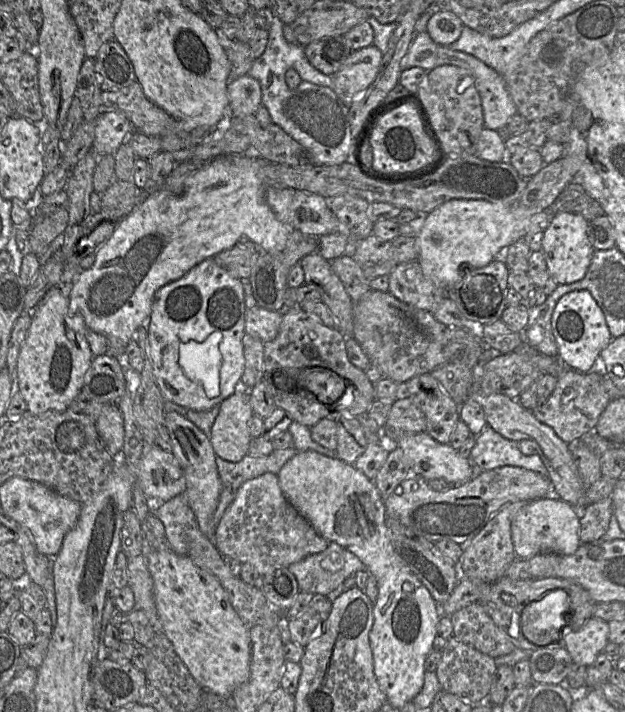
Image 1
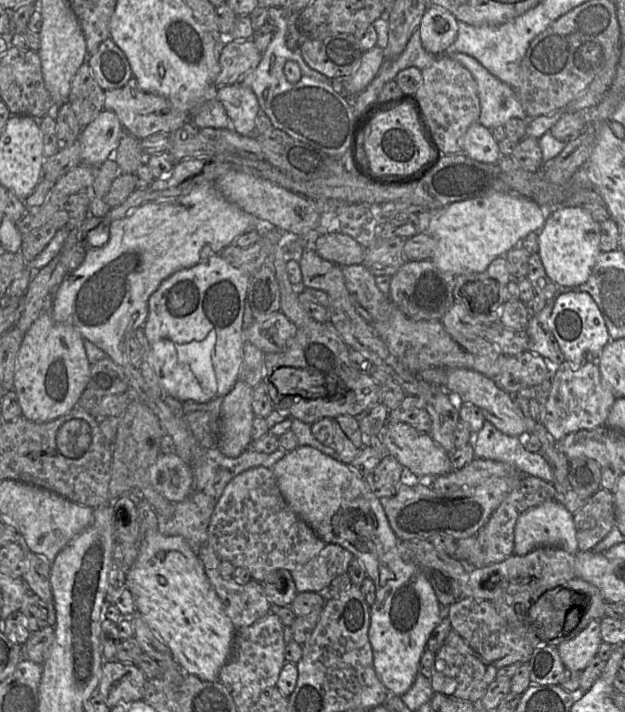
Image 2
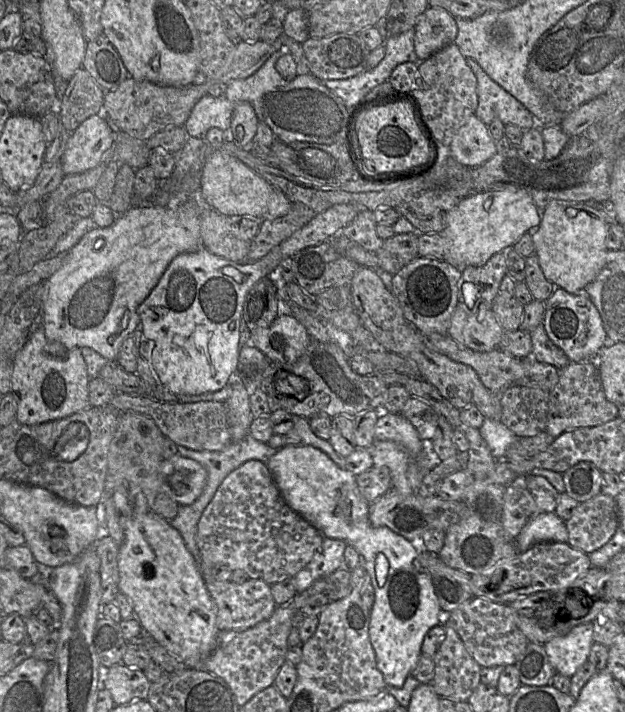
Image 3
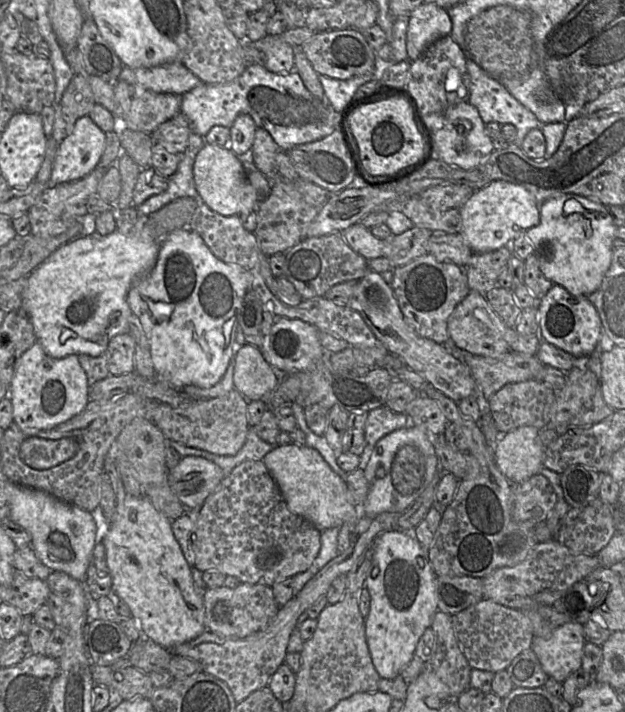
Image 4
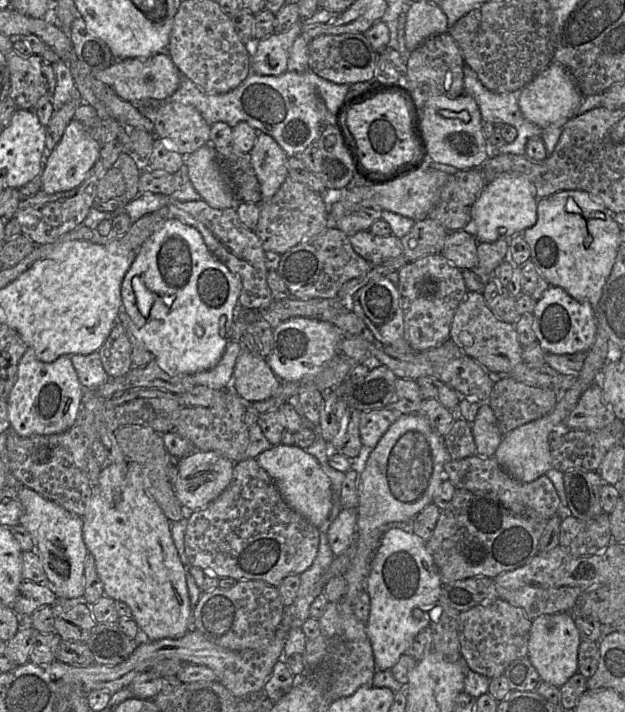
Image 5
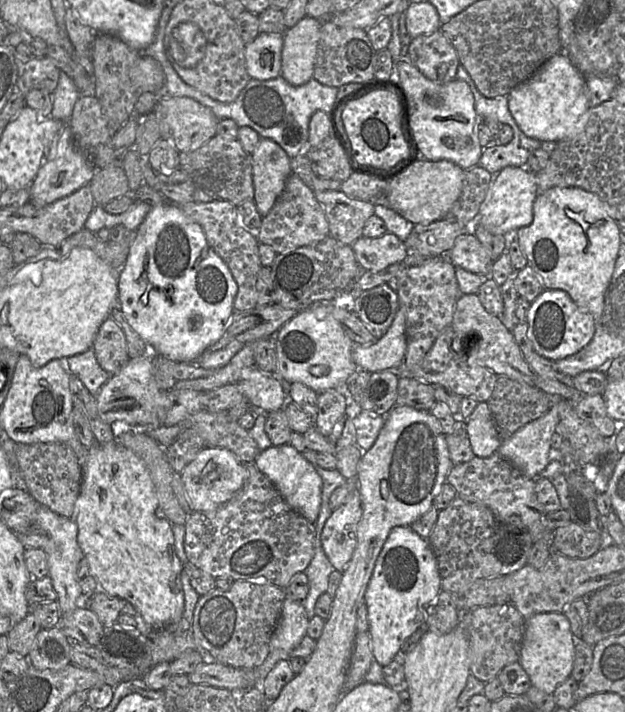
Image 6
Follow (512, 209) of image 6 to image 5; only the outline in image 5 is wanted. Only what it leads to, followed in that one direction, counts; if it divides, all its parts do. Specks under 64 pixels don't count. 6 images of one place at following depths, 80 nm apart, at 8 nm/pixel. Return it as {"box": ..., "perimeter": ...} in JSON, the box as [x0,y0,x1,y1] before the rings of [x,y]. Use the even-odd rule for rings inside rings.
{"box":[464,172,537,242],"perimeter":[[[505,172],[497,176],[481,192],[471,210],[471,221],[464,228],[478,241],[495,242],[523,231],[537,222],[537,194],[534,184],[525,176]]]}

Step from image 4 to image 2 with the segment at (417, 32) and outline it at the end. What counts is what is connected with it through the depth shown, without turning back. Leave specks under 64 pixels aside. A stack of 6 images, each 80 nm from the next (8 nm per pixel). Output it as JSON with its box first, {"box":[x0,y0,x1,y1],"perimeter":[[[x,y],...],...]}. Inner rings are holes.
{"box":[418,4,458,55],"perimeter":[[[430,4],[418,28],[425,50],[441,55],[451,50],[458,33],[458,20],[446,8]]]}

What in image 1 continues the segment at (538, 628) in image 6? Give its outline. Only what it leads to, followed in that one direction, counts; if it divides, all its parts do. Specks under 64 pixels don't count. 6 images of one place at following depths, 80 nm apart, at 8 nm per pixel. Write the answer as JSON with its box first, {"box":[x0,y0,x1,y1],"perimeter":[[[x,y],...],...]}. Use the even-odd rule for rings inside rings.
{"box":[564,617,609,666],"perimeter":[[[591,617],[578,631],[566,636],[564,647],[574,664],[590,666],[609,642],[608,635],[608,622]]]}

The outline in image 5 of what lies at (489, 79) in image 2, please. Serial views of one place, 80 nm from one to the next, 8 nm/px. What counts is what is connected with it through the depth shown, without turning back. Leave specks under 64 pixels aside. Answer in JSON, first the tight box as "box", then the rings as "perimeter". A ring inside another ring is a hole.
{"box":[463,65,542,156],"perimeter":[[[468,65],[463,67],[463,81],[464,81],[464,93],[473,97],[476,101],[482,121],[492,123],[494,125],[509,124],[515,127],[517,131],[517,137],[511,143],[505,143],[497,147],[495,150],[490,150],[490,156],[497,154],[515,154],[524,155],[526,154],[526,144],[529,139],[533,137],[541,137],[542,128],[536,124],[528,121],[520,111],[518,105],[518,93],[494,93],[488,90],[479,80],[477,73]]]}

